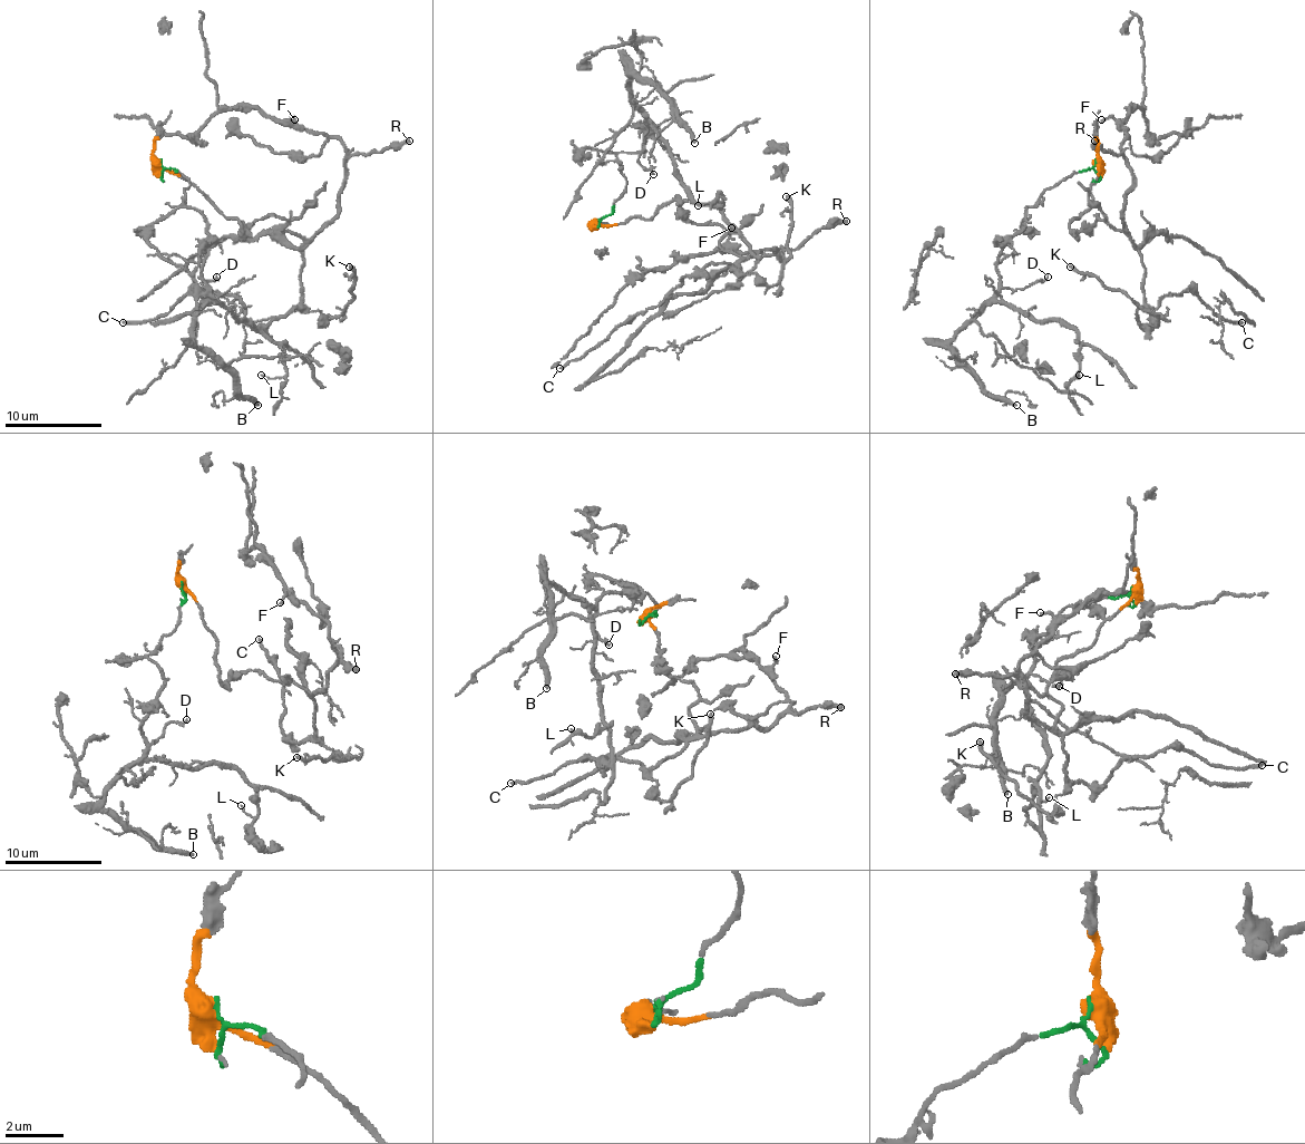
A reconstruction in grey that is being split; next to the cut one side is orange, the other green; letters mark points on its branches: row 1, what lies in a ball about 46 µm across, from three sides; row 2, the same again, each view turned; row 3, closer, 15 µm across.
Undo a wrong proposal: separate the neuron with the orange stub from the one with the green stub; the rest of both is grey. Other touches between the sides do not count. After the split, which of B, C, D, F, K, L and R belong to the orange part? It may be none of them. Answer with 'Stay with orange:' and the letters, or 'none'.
Stay with orange: C, F, K, R

